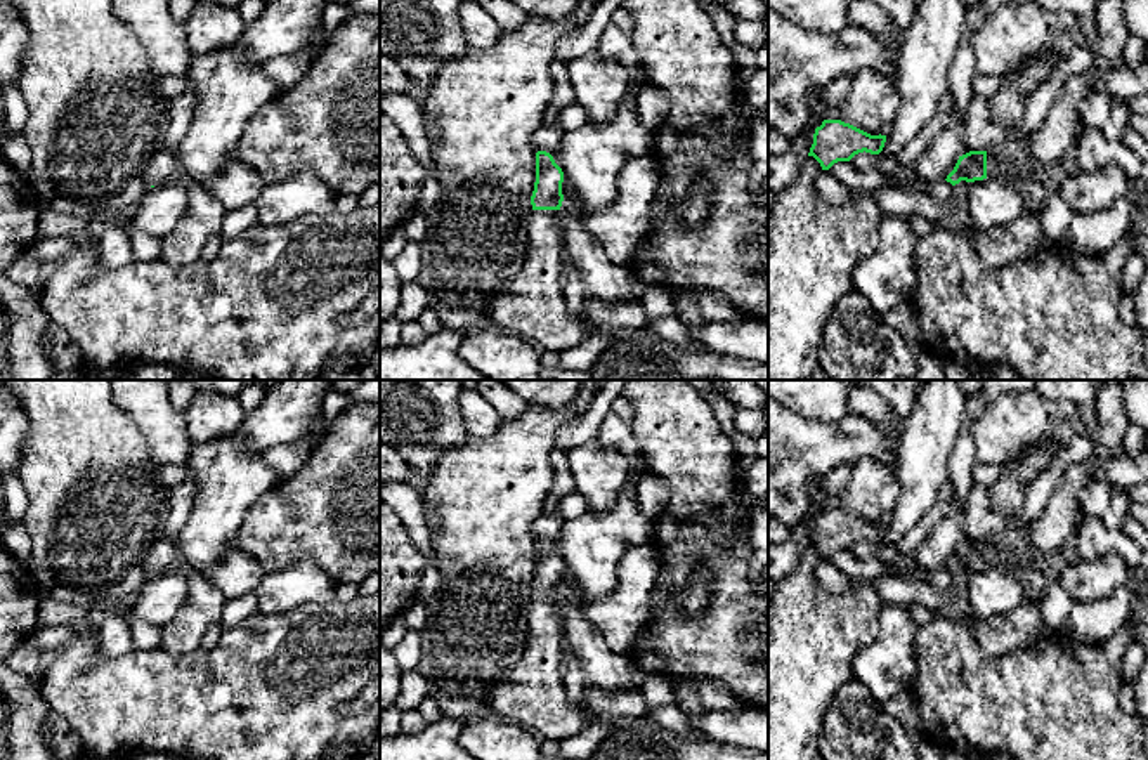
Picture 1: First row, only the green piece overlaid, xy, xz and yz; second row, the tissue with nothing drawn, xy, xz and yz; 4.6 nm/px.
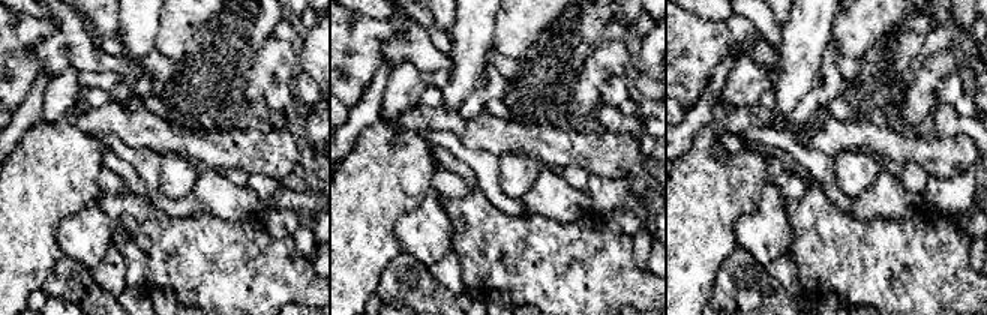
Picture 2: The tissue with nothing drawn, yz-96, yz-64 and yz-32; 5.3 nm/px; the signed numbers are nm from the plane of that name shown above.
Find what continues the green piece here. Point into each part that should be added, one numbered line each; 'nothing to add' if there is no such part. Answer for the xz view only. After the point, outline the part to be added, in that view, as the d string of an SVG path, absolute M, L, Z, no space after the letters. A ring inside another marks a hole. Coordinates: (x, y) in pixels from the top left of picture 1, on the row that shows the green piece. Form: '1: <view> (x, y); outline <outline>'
1: xz (533, 304); outline M532 210L529 239L520 272L489 305L494 328L510 328L517 335L565 352L581 344L593 324L583 312L571 312L564 292L567 271L558 210Z

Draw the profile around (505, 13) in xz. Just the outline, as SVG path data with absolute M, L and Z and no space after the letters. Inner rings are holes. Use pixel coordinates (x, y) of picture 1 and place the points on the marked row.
M477 0L503 31L513 31L524 26L527 14L513 0Z

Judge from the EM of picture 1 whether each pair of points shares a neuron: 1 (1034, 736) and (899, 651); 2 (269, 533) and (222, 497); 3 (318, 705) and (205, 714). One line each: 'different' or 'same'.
1: different
2: different
3: same

